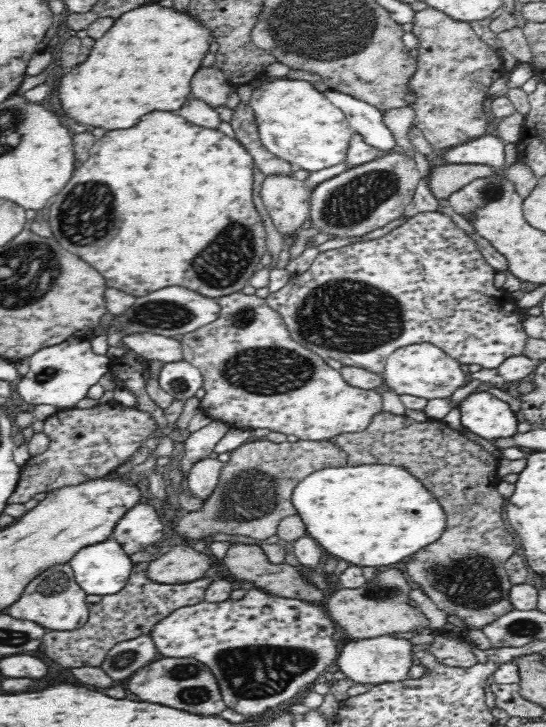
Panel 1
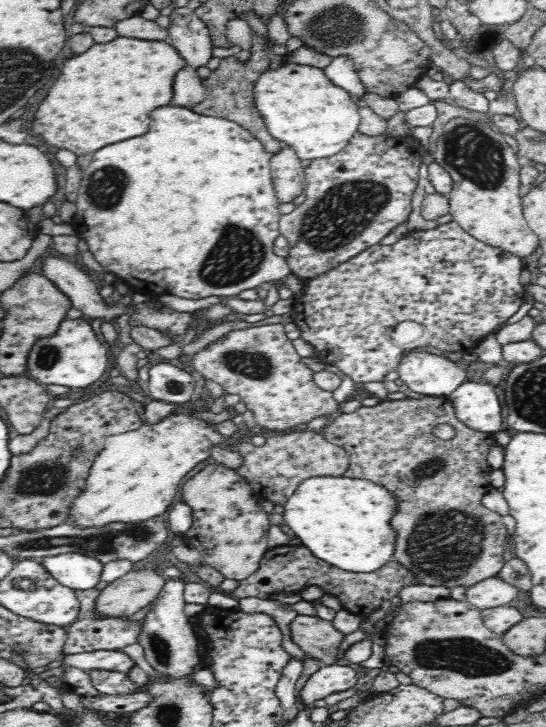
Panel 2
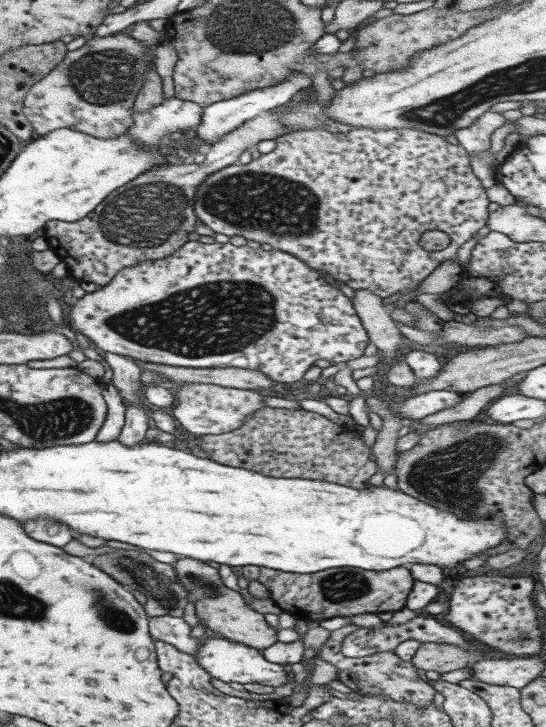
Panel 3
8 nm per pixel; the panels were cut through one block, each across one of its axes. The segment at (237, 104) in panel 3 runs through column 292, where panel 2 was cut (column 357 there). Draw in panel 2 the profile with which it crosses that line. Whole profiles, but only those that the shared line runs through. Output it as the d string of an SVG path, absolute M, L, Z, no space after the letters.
M347 54L333 58L331 63L323 69L326 72L326 76L328 76L334 84L346 88L346 92L350 92L352 96L362 98L368 91L364 88L363 82L356 72L353 60Z

